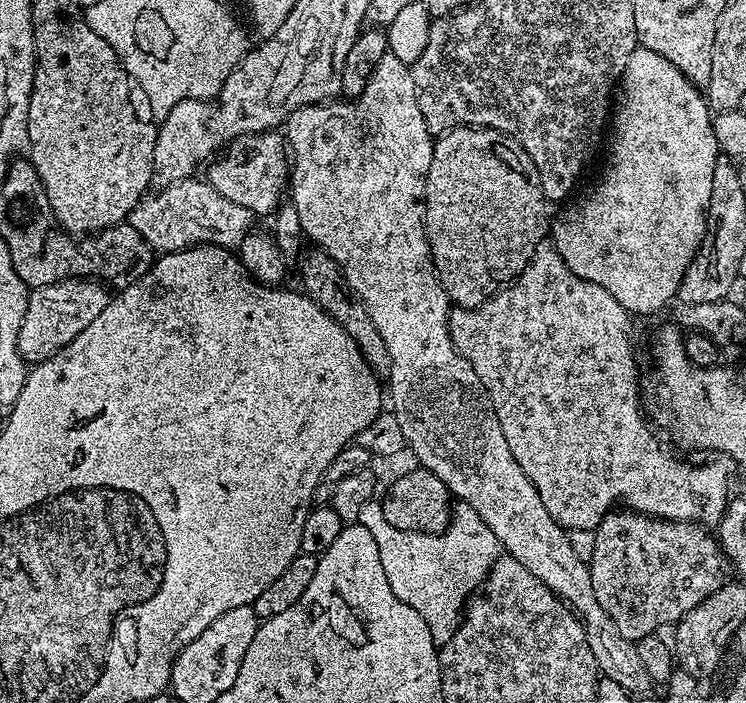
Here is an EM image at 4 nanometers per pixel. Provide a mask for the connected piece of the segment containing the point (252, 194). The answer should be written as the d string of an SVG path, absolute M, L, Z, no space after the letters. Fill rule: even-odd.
M279 131L255 132L236 136L207 165L206 179L230 202L246 206L257 217L272 214L286 196L290 184L290 156L286 151L286 140Z

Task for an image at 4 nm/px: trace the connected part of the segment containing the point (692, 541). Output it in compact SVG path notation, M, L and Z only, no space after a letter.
M613 510L604 515L594 530L596 541L588 569L594 582L594 598L598 598L598 606L606 610L622 638L635 642L659 633L664 630L660 628L667 624L668 627L675 626L683 616L690 614L690 610L694 610L694 606L698 606L698 602L724 587L724 549L715 535L707 536L704 532L707 531L702 524L659 520L657 516L644 516L631 510Z

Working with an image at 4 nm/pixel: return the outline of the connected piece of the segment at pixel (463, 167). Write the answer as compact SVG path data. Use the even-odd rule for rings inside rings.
M467 127L451 128L449 132L443 133L432 145L432 161L424 187L424 229L436 273L440 276L449 301L458 308L477 308L482 302L486 302L496 293L508 287L512 281L518 279L532 260L536 247L545 243L546 237L549 235L550 212L548 216L548 208L550 208L550 201L544 197L542 182L538 178L538 170L534 166L530 154L526 154L526 150L522 150L522 146L505 132L499 132L493 128Z

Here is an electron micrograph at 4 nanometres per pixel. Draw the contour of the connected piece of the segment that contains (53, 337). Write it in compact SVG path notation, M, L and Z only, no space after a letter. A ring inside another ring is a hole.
M73 278L31 289L26 318L22 318L22 330L18 330L18 350L22 358L29 365L40 364L74 342L74 338L78 338L78 334L106 310L109 299L109 289L101 281L91 278Z

